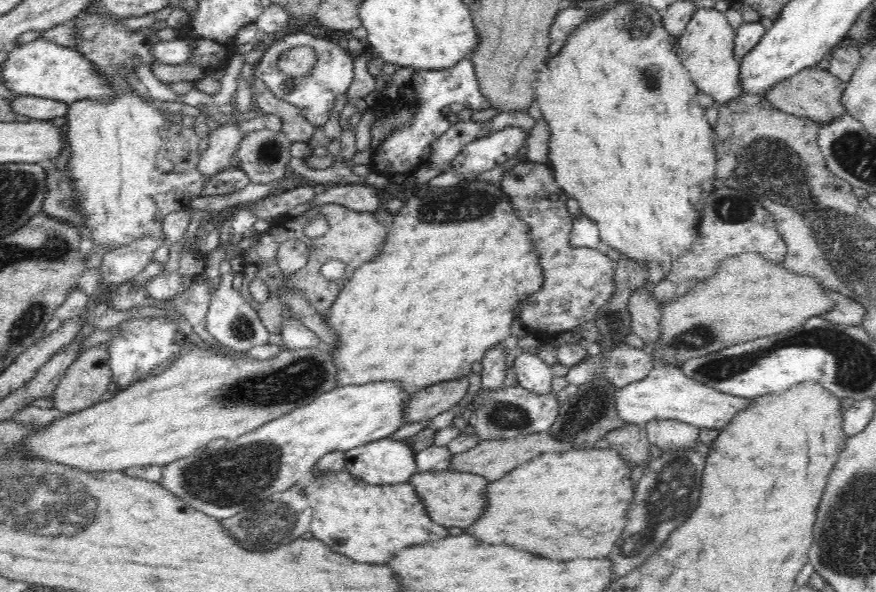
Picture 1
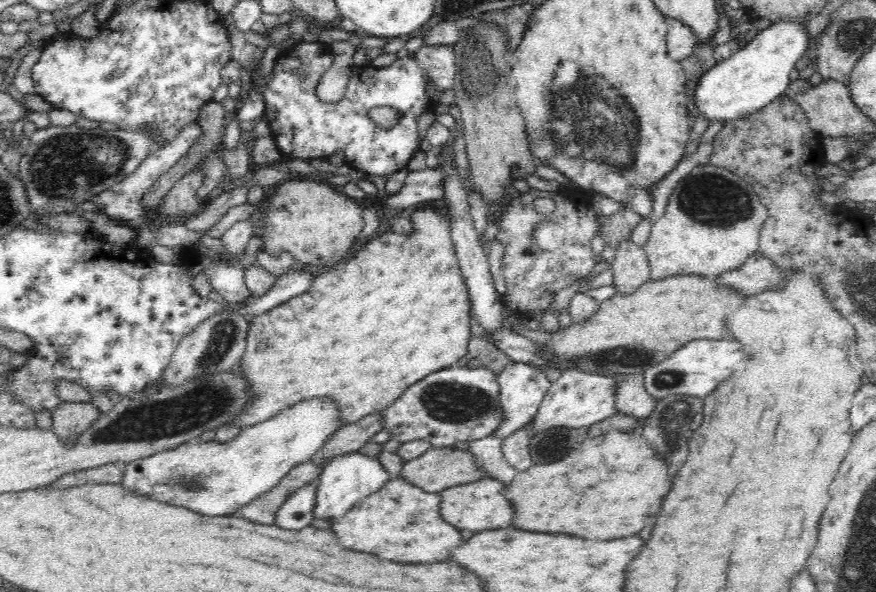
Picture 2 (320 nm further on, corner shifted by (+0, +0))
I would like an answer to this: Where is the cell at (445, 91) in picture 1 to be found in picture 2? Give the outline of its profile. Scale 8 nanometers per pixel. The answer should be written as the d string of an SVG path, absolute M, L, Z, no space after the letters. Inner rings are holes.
M296 42L288 50L284 50L278 56L272 70L273 79L264 93L266 99L264 120L270 127L270 135L274 138L283 158L299 158L300 160L312 160L313 158L328 157L334 152L344 152L346 164L353 168L362 170L365 174L387 177L390 173L398 172L407 168L413 154L424 148L425 145L418 139L418 116L424 111L433 111L435 105L426 94L427 76L435 84L435 88L441 94L454 86L457 75L457 64L453 45L436 44L432 46L422 45L418 52L414 52L415 59L404 56L397 58L390 66L373 67L354 65L349 70L349 83L344 98L339 102L326 103L316 96L316 85L320 77L334 64L334 55L330 43ZM298 70L303 72L300 79ZM376 106L391 106L401 114L398 123L390 129L380 127L374 120L370 119L368 112Z

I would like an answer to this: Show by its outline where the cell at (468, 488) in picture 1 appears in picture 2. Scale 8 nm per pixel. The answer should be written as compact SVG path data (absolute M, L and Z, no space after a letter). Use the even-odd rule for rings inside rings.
M484 477L446 488L439 493L441 496L440 514L444 516L443 519L447 523L454 524L454 527L460 528L460 530L482 532L494 530L494 528L508 528L508 526L512 526L514 508L510 504L510 500L506 500L501 493L501 489L504 487L505 483Z

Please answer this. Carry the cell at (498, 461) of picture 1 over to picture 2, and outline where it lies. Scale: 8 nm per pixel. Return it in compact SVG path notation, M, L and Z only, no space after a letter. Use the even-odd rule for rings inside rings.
M454 447L428 449L421 455L412 460L406 461L402 465L399 477L407 480L410 484L425 490L426 492L440 493L446 488L454 485L466 484L470 481L480 480L489 477L483 471L477 468L476 461L470 451L458 450Z

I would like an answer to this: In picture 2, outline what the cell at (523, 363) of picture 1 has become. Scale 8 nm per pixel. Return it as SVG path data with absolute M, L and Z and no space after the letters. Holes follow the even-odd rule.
M510 362L504 371L497 376L497 381L500 385L498 407L502 411L502 426L494 432L494 436L504 440L515 431L530 424L546 392L550 390L552 382L548 380L542 368L522 362Z

